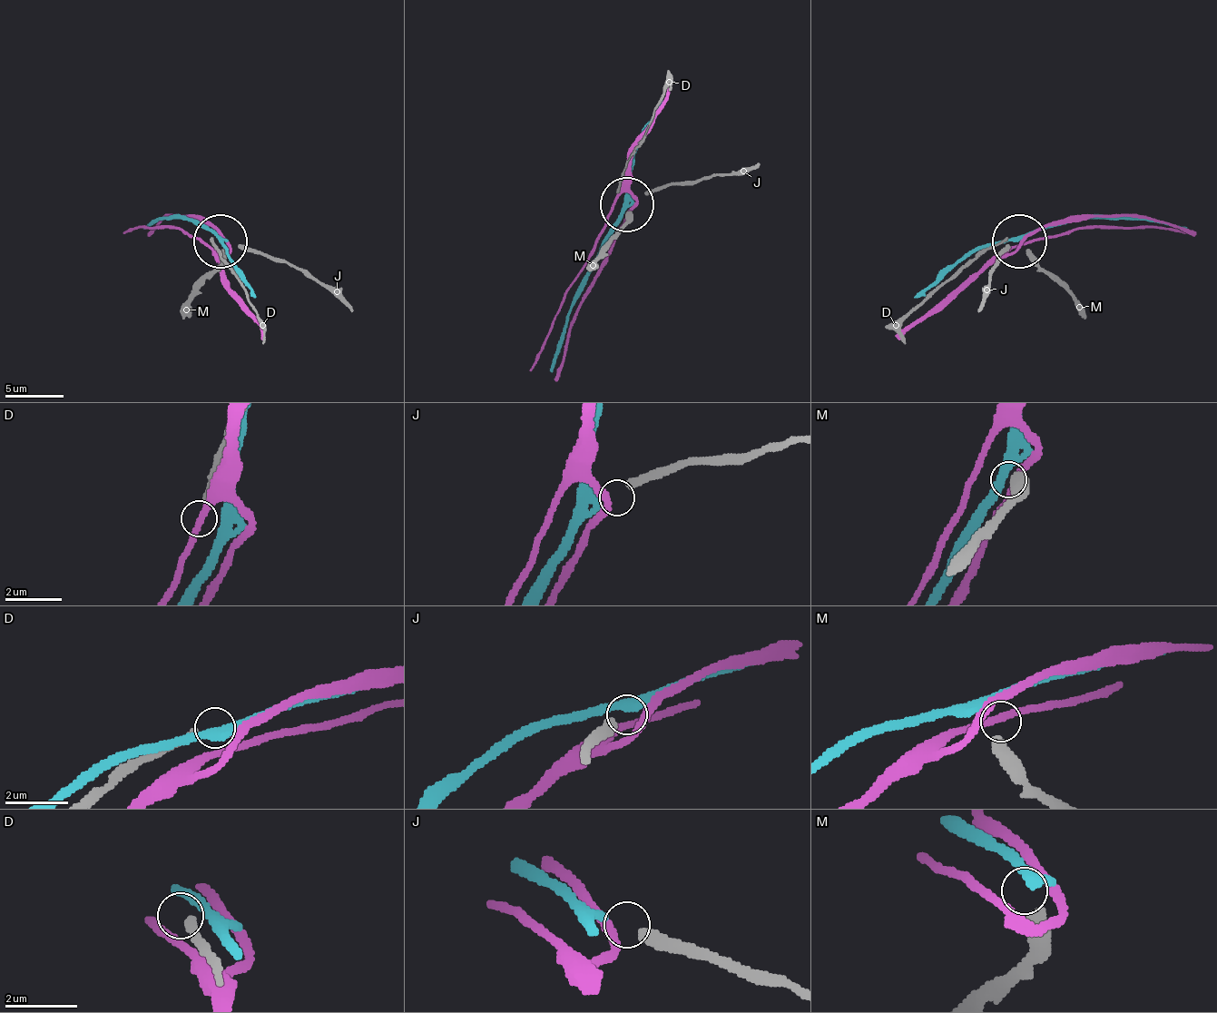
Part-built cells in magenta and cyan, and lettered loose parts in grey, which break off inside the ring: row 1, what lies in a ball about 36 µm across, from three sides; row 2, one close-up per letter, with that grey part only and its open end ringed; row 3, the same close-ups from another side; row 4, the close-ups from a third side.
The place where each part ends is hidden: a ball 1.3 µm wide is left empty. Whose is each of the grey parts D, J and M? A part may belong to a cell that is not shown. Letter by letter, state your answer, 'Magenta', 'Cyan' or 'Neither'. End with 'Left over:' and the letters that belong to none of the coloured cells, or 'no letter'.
D: Neither
J: Cyan
M: Neither
Left over: D, M

